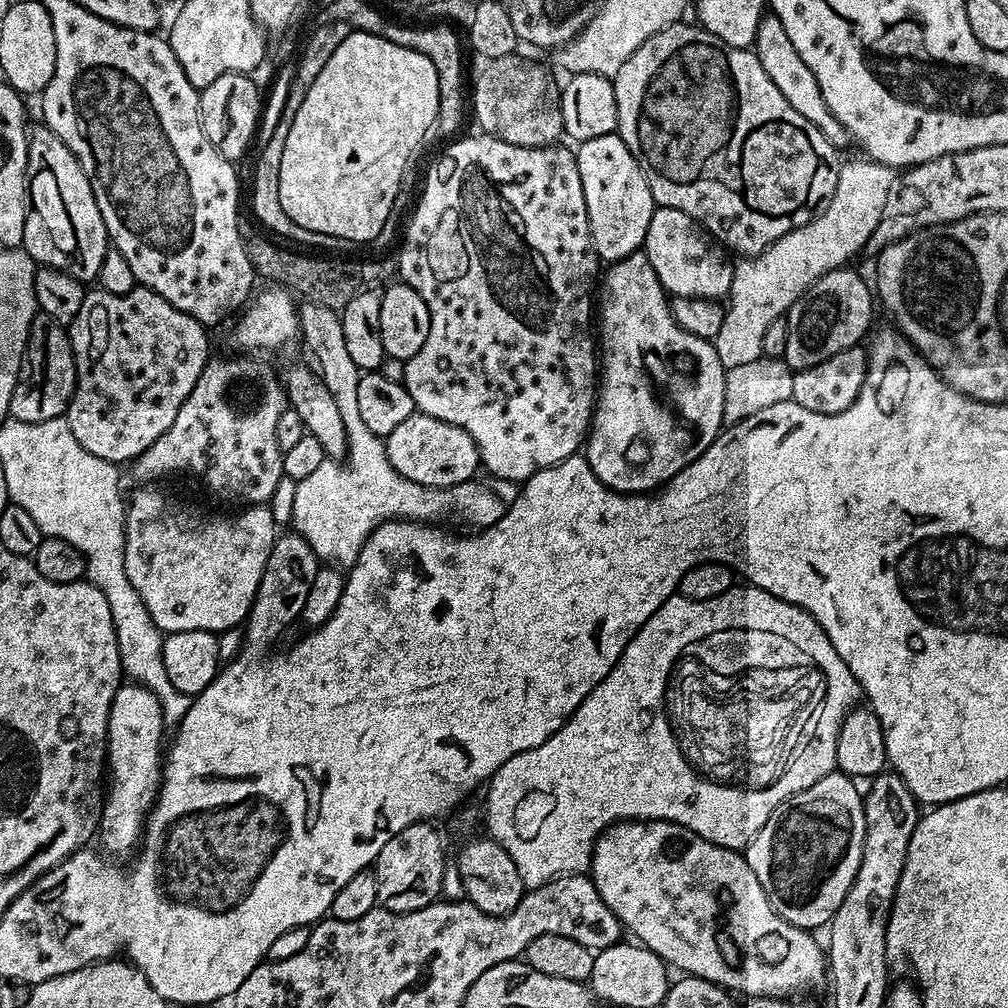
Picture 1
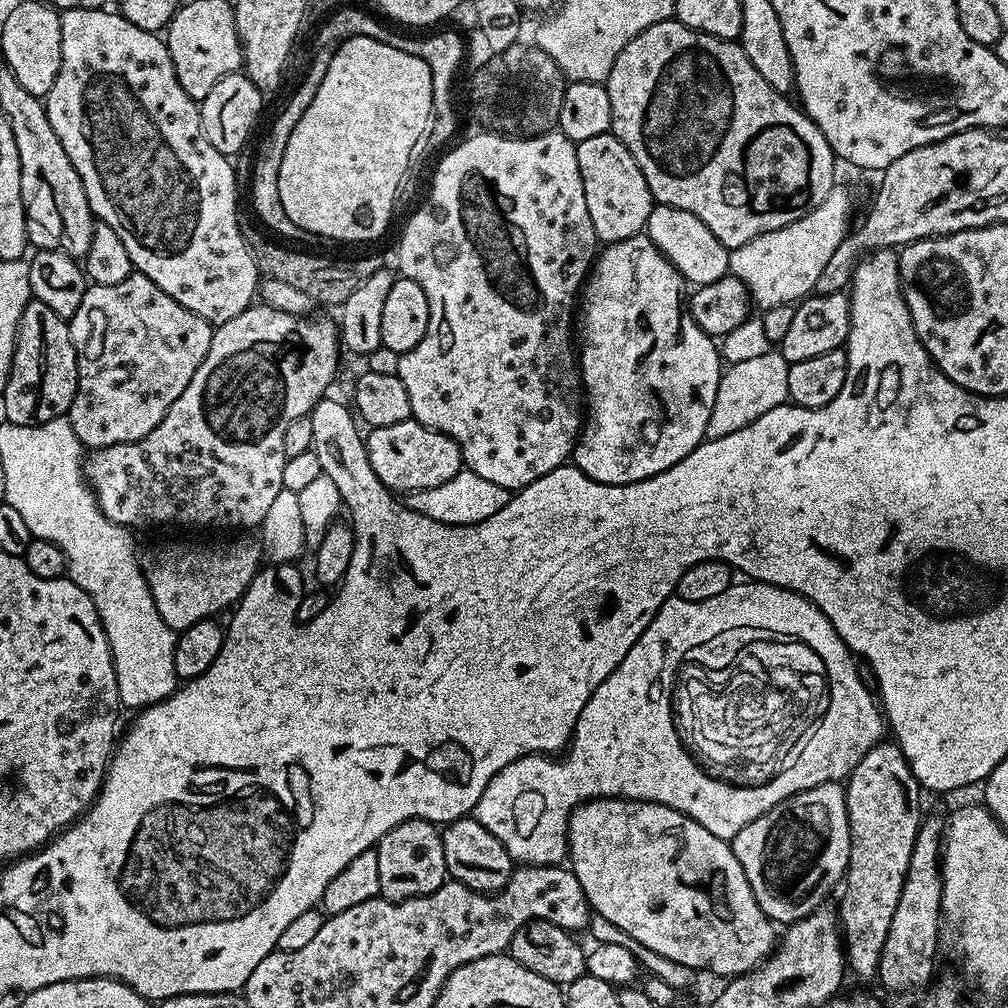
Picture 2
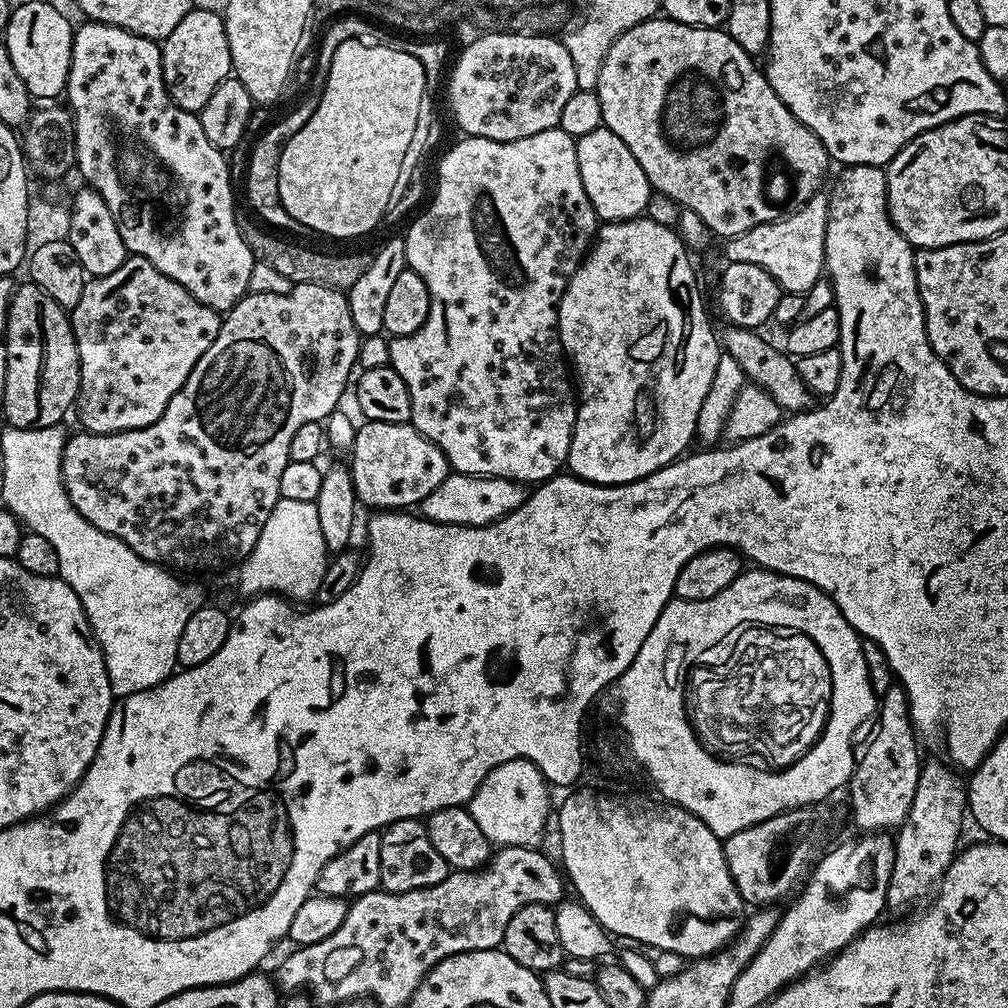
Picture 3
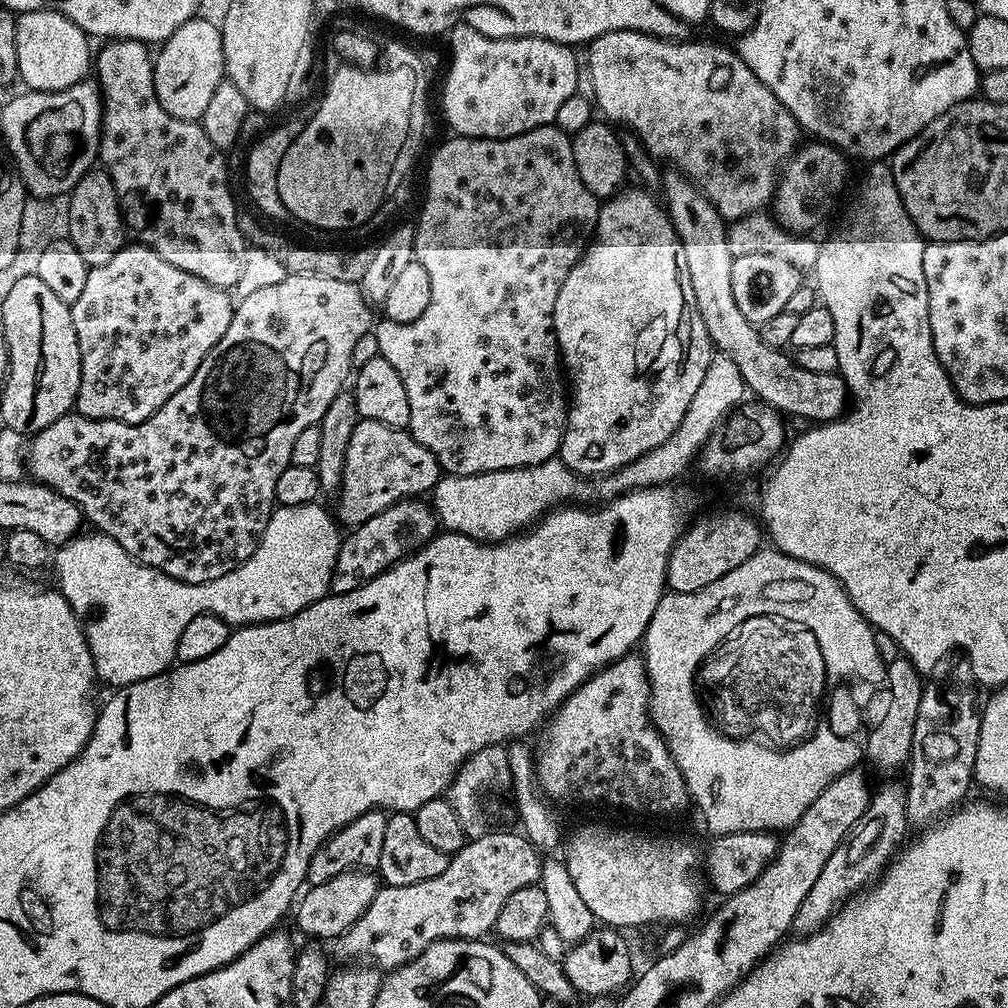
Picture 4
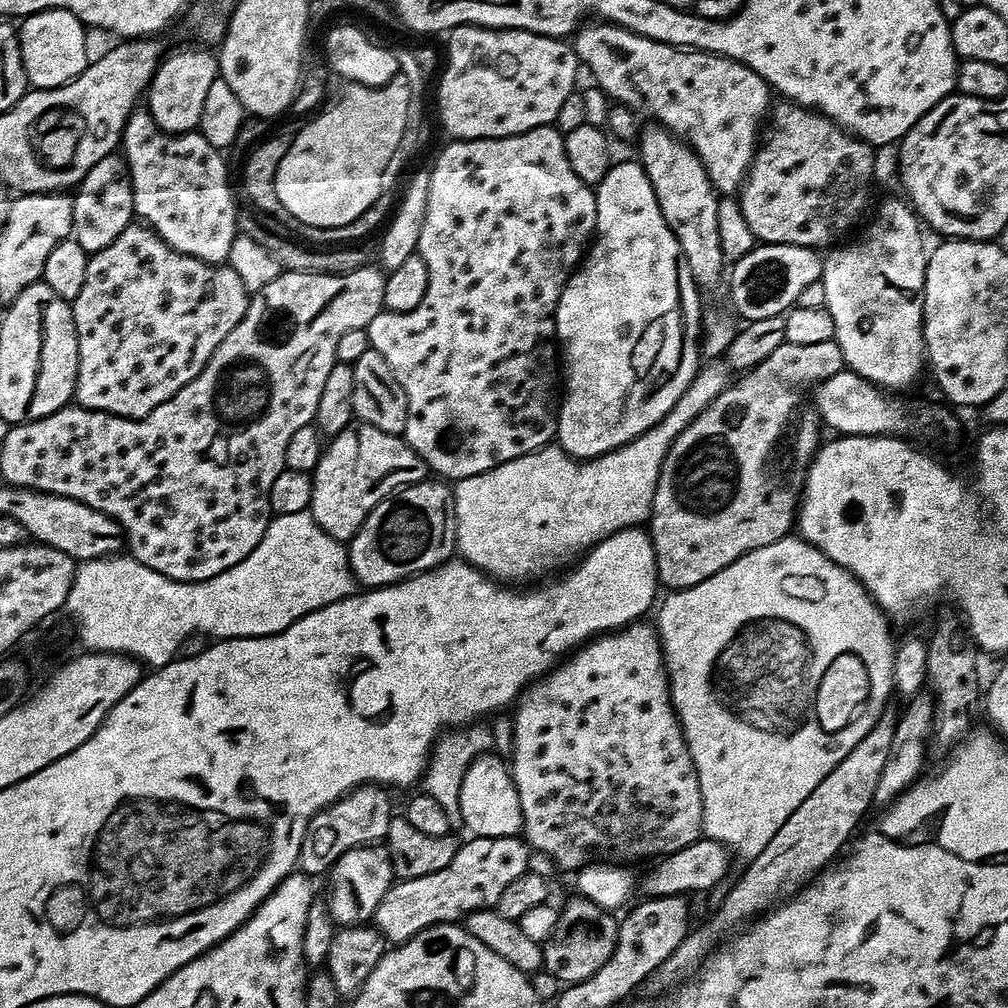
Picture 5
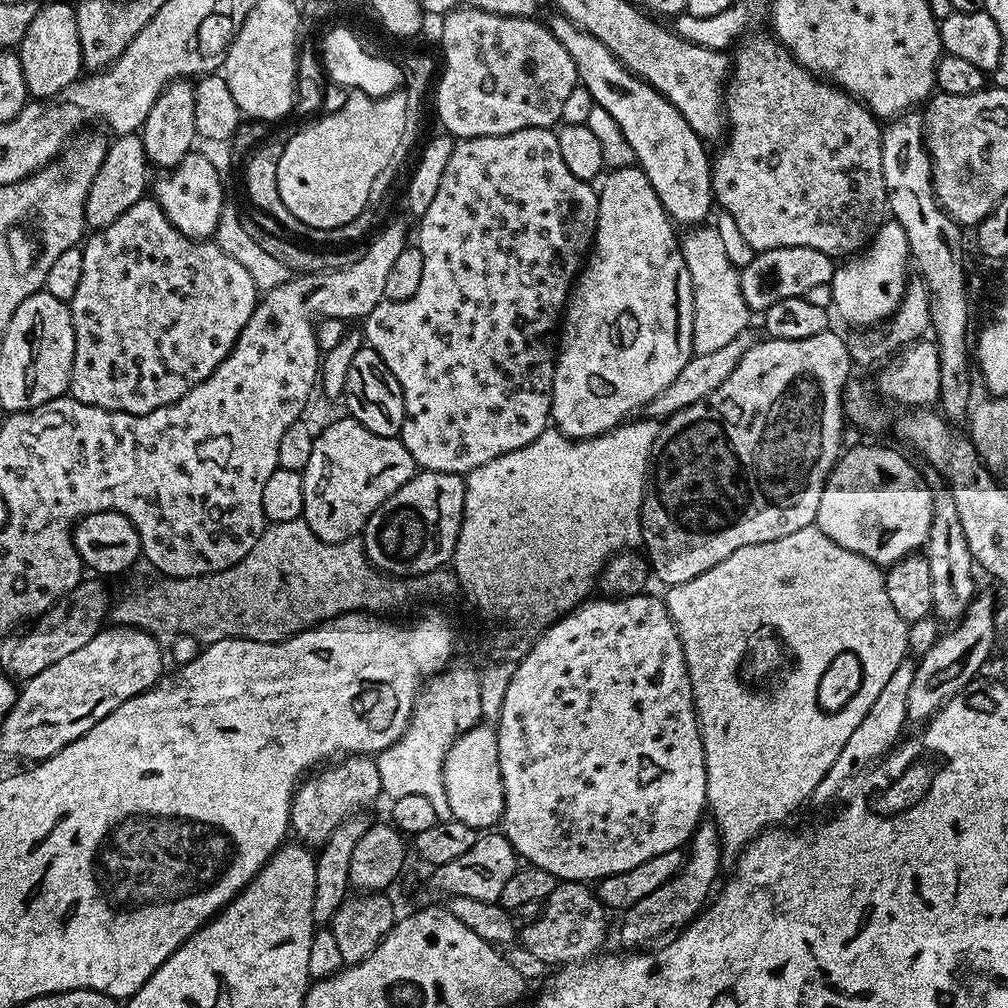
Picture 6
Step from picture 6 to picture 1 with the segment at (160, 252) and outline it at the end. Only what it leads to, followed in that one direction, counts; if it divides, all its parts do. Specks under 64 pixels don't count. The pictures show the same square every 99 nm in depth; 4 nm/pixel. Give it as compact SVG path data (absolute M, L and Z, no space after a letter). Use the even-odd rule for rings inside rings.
M137 286L126 294L110 294L103 290L85 291L82 310L72 319L70 335L76 355L76 389L68 403L66 419L74 438L117 466L127 465L143 454L178 418L182 402L194 390L202 370L210 359L205 325L178 310L154 290Z

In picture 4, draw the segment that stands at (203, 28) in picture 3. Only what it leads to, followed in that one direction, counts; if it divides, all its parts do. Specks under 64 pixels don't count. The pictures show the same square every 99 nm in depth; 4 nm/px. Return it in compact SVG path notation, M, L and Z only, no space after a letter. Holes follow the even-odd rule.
M193 18L178 26L178 30L174 30L174 34L170 34L170 38L159 45L160 53L155 53L152 65L154 90L158 94L162 110L183 120L199 121L214 90L218 90L226 78L220 28L208 20L200 19Z

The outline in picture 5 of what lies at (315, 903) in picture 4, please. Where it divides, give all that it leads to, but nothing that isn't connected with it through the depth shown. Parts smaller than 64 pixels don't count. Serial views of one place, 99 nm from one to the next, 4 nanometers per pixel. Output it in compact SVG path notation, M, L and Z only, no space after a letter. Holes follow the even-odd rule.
M383 843L367 844L354 850L346 850L342 858L331 868L327 875L328 912L337 925L362 924L371 921L378 910L378 902L392 889L394 873L390 854Z

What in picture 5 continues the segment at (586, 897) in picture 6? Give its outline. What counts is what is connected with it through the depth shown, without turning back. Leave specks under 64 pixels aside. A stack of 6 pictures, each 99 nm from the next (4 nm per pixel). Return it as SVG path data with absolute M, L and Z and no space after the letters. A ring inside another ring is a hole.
M572 894L565 902L548 941L543 941L543 969L560 980L561 985L580 984L583 980L589 980L594 974L598 974L602 966L606 966L606 958L614 954L617 938L618 920L609 909L598 906L585 896Z

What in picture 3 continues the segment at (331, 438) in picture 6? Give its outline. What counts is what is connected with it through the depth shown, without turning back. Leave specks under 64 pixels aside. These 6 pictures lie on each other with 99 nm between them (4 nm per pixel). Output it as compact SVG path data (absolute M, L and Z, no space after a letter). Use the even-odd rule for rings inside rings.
M364 420L355 429L356 437L352 440L352 464L350 471L356 499L368 510L408 510L416 504L423 505L424 499L429 496L438 485L450 475L448 459L430 442L418 429L411 424L395 424L394 422L374 422Z

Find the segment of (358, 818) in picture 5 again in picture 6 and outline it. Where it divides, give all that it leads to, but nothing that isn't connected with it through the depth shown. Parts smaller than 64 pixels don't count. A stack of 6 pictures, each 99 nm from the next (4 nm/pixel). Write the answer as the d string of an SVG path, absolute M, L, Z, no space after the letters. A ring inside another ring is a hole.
M368 754L345 756L321 767L315 774L309 775L296 785L292 794L290 818L291 831L299 843L312 850L322 845L351 816L363 813L376 799L381 799L380 779L375 759Z

